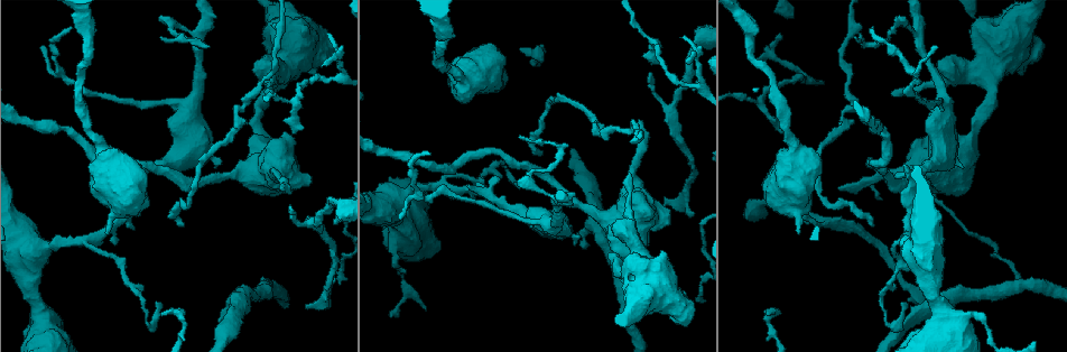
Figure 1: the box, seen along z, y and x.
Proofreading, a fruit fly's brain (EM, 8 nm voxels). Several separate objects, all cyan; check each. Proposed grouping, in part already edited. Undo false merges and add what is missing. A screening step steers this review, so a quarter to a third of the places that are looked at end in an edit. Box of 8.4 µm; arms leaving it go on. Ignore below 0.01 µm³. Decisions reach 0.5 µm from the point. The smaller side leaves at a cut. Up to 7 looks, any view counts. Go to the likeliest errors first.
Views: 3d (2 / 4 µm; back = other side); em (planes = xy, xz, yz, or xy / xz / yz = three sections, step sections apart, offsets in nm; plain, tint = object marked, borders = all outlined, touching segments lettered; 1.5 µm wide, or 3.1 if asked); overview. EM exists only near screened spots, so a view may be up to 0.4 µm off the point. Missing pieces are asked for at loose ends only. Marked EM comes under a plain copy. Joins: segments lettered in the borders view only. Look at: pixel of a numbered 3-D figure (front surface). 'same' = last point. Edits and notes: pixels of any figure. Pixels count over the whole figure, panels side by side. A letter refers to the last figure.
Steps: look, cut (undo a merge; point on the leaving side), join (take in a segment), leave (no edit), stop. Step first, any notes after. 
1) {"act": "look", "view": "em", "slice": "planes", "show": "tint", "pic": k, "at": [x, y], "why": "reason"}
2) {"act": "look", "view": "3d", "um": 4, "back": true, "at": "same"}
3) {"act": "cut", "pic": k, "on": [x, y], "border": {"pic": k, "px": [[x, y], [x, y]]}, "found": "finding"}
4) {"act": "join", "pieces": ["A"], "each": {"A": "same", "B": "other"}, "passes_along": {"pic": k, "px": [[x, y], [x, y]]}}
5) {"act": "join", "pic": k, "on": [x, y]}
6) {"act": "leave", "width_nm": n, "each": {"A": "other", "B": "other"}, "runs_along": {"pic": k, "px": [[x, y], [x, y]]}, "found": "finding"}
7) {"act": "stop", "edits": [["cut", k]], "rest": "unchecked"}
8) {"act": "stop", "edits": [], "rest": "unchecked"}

{"act": "look", "view": "em", "slice": "xy", "step": 8, "show": "borders", "pic": 1, "at": [664, 197], "why": "an open end"}

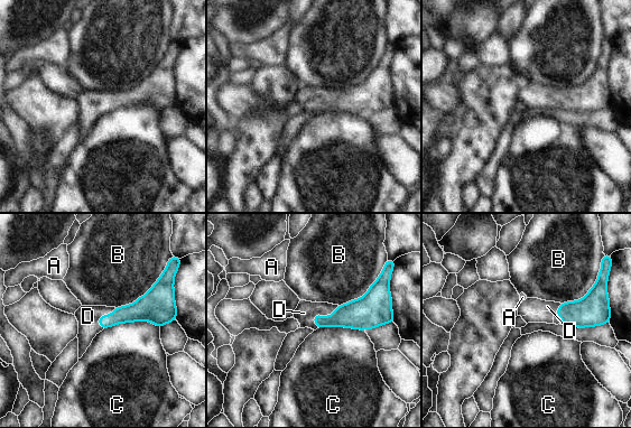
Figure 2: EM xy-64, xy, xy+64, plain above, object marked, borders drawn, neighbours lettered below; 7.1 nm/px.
{"act": "join", "pieces": ["D"], "each": {"A": "other", "B": "other", "C": "other", "D": "same"}, "found": "it goes on there"}

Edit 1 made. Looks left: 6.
{"act": "look", "view": "em", "slice": "xy", "step": 8, "show": "tint", "pic": 1, "at": [648, 241], "why": "branch stops here"}

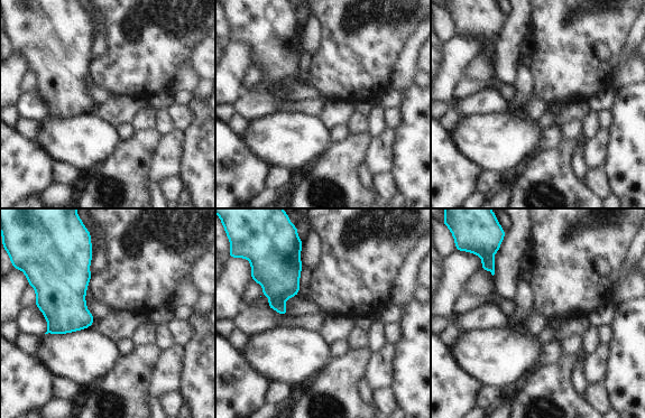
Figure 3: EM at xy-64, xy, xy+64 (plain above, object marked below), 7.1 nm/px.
{"act": "look", "view": "em", "slice": "planes", "show": "borders", "at": "same"}

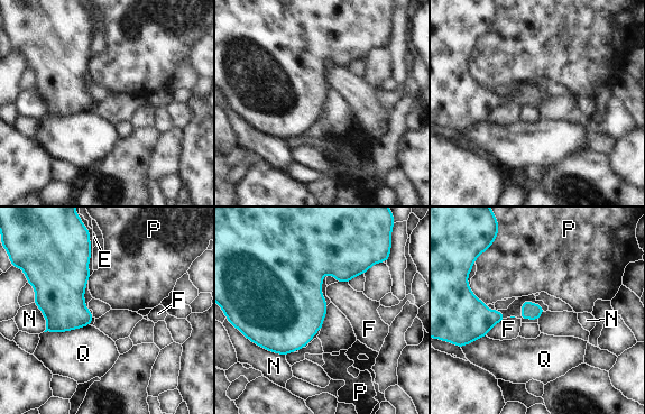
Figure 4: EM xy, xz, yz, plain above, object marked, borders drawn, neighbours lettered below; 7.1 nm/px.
{"act": "leave", "each": {"E": "other", "F": "other", "N": "other", "P": "other", "Q": "other"}, "border": {"pic": 4, "px": [[505, 319], [497, 322], [486, 334]]}, "found": "no lettered segment goes on from it"}

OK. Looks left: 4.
{"act": "look", "view": "em", "slice": "planes", "show": "tint", "pic": 1, "at": [798, 232], "why": "an open end"}

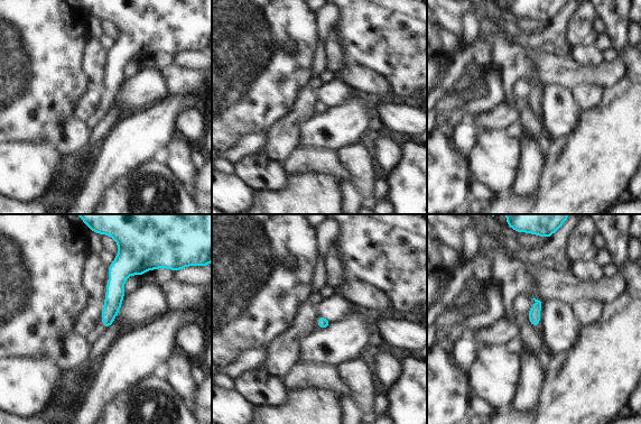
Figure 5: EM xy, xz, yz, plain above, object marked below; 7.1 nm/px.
{"act": "look", "view": "em", "slice": "planes", "show": "borders", "at": "same", "why": "see the neighbours"}

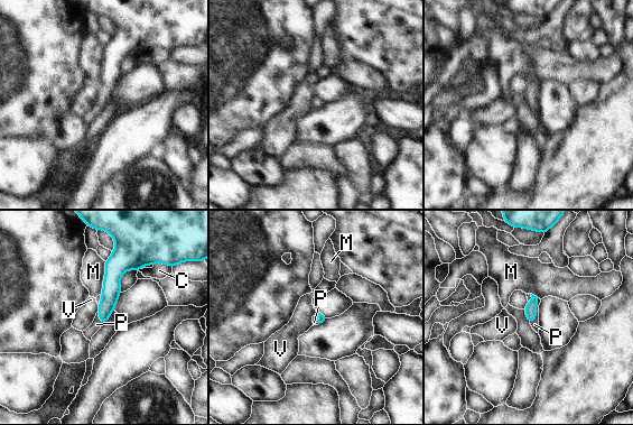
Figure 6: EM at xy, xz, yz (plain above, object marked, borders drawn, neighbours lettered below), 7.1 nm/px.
{"act": "join", "pieces": ["P"], "longest_contact_nm": ["M", 240], "each": {"C": "other", "M": "other", "P": "same", "V": "other"}, "passes_along": {"pic": 6, "px": [[530, 307], [536, 311], [534, 324]]}, "found": "it goes on there"}

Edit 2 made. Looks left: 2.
{"act": "stop", "edits": [["join", 2], ["join", 6]], "rest": "unchecked"}

